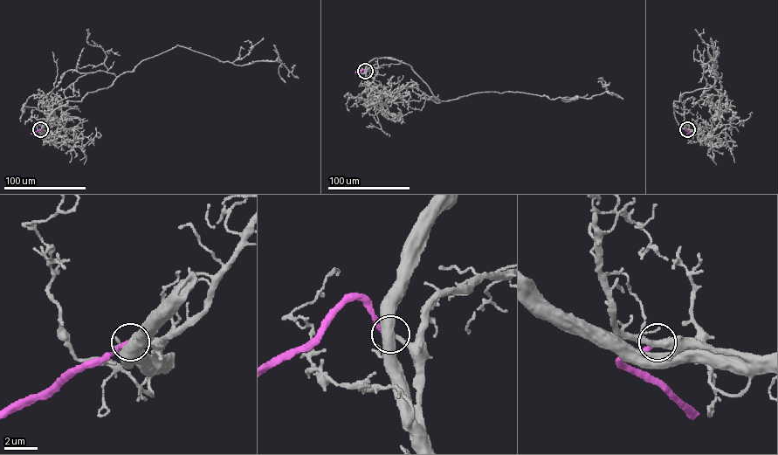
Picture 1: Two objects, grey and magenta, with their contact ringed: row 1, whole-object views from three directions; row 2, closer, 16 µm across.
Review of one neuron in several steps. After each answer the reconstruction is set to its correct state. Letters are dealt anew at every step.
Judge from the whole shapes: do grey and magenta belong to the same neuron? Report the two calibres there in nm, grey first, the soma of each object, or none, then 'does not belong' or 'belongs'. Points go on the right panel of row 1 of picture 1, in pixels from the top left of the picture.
calibres 240 and 300 nm; soma grey none; soma magenta none; belongs

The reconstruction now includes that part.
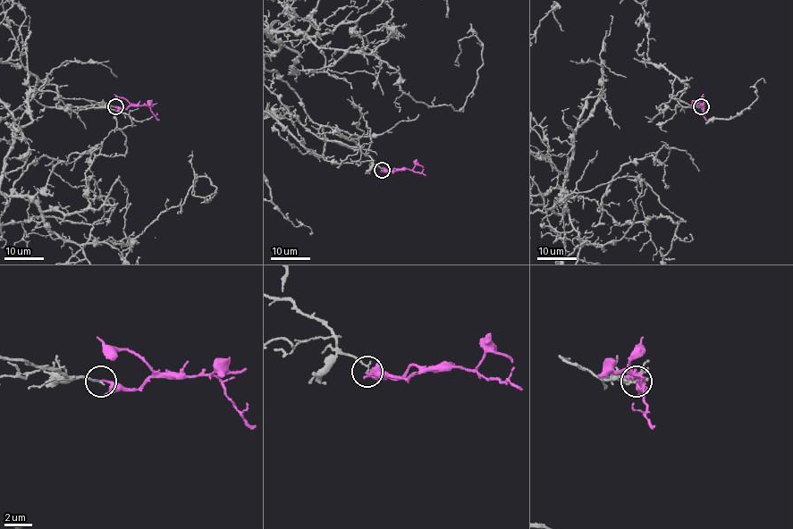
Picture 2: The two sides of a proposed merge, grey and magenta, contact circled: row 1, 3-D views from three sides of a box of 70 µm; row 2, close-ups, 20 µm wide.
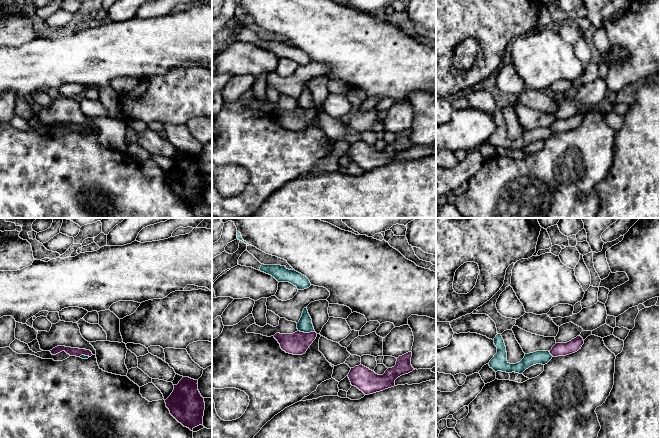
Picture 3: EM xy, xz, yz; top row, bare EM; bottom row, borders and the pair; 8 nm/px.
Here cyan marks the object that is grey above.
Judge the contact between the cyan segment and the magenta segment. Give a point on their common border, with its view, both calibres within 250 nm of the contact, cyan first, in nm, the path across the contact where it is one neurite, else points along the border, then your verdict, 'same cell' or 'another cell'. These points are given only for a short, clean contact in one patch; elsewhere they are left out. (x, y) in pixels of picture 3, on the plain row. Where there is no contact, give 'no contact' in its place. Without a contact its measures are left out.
contact xz (306, 108); calibres 120 and 180 nm; border xz (298, 106), (314, 108); another cell

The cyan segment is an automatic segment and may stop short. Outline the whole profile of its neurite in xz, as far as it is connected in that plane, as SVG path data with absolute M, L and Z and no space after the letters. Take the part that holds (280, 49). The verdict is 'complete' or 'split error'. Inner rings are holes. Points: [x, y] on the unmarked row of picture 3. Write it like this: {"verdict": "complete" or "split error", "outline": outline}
{"verdict": "complete", "outline": "M262 40L259 47L271 51L278 58L289 58L296 62L298 66L304 66L311 62L306 52L295 46L289 46L285 42Z"}

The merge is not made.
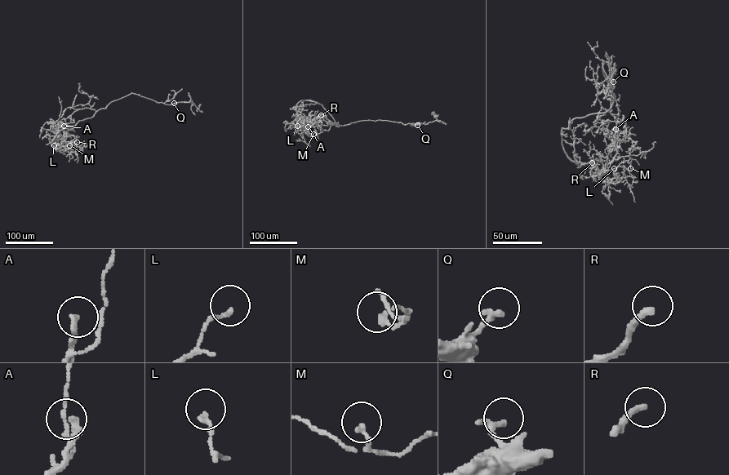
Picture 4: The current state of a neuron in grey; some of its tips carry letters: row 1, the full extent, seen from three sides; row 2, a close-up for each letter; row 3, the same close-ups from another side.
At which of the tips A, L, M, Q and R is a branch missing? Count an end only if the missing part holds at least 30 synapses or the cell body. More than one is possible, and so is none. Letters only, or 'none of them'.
A, R

